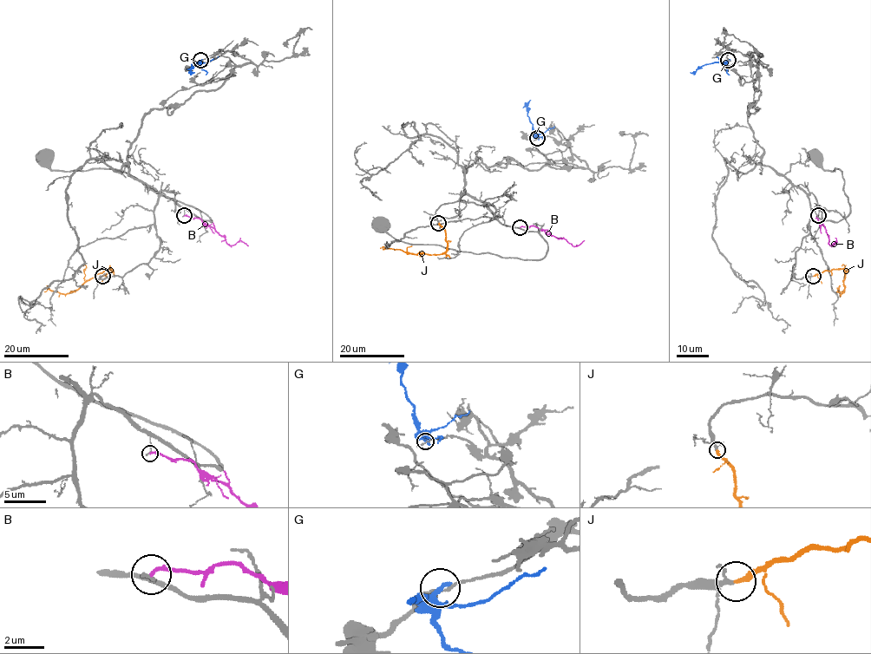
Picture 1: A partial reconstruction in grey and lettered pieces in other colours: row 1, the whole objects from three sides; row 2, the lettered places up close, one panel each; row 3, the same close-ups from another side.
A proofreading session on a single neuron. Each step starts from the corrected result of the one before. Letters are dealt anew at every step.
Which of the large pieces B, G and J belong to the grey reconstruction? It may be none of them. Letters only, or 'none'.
J

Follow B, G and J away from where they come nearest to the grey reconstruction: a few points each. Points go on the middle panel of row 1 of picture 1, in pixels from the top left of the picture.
B: (520, 227), (534, 225), (548, 234), (565, 238), (573, 245), (579, 245), (584, 240)
G: (537, 138), (527, 115), (527, 106), (531, 100)
J: (439, 222), (446, 235), (447, 249), (442, 253), (407, 254), (383, 246), (380, 248)

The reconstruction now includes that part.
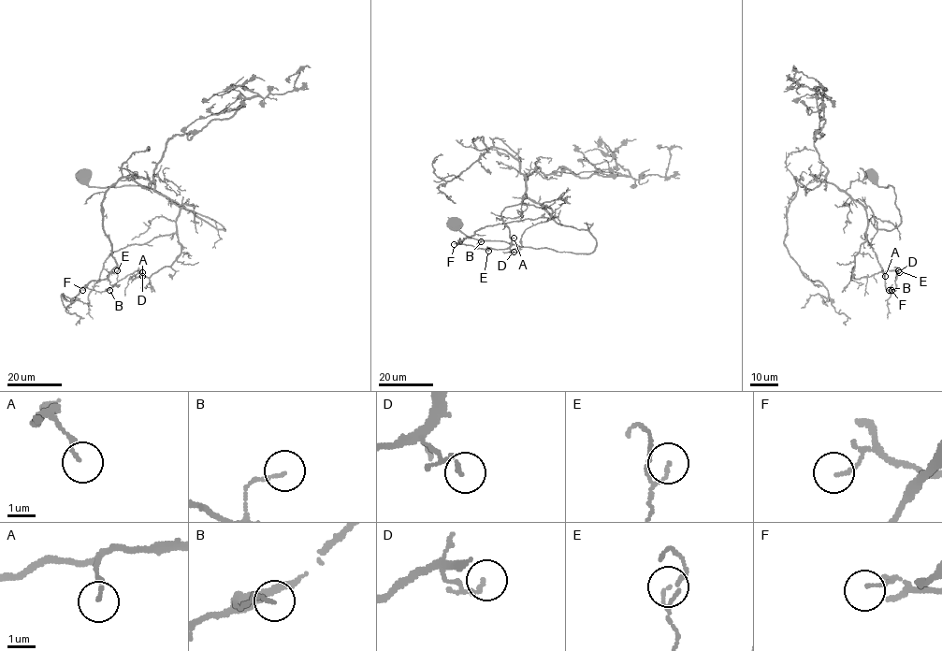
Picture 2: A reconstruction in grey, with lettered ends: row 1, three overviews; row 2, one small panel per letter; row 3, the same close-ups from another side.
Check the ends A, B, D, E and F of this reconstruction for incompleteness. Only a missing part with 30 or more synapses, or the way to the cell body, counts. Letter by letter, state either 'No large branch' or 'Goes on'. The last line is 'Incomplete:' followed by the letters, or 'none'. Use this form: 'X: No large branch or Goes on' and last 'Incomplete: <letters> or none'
A: No large branch
B: No large branch
D: No large branch
E: No large branch
F: No large branch
Incomplete: none

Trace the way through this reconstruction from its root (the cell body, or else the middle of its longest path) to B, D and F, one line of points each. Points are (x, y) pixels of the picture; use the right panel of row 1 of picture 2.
B: (871, 178), (894, 188), (901, 223), (878, 229), (865, 209), (866, 238), (850, 277), (894, 270), (889, 290)
D: (871, 178), (894, 188), (901, 223), (878, 229), (865, 209), (866, 238), (850, 277), (899, 272)
F: (871, 178), (894, 188), (901, 223), (878, 229), (865, 209), (866, 238), (850, 277), (894, 270), (891, 290)

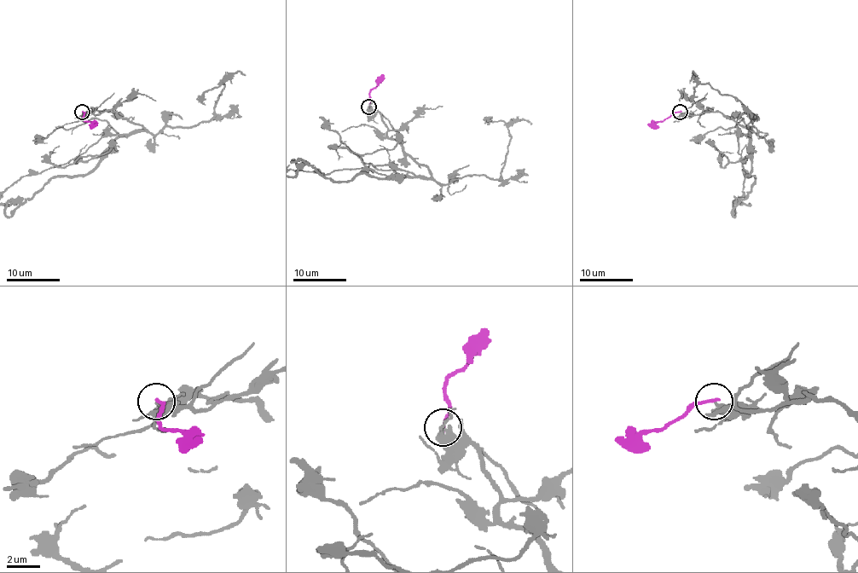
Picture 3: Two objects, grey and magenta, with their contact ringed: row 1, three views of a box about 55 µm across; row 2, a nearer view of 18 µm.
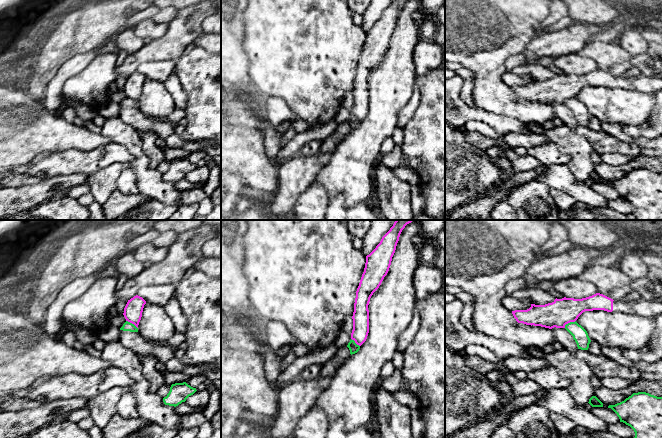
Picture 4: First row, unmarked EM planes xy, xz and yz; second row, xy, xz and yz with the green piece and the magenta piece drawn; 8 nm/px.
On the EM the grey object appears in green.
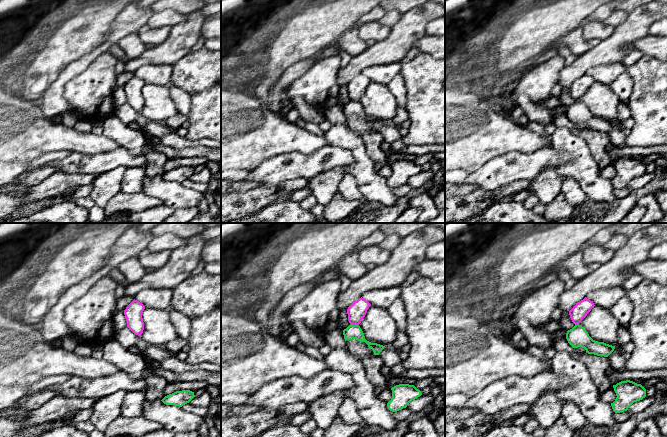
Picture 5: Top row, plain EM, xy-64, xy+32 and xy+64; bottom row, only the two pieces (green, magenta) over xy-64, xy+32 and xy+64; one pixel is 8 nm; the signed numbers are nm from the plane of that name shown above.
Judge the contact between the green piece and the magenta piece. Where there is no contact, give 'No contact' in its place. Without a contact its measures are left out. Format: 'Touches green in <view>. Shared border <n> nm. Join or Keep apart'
Touches green in yz. Shared border 110 nm. Keep apart

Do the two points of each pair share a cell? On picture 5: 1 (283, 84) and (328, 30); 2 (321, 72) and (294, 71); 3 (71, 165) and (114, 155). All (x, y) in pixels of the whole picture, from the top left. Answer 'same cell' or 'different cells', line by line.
1: different cells
2: different cells
3: same cell

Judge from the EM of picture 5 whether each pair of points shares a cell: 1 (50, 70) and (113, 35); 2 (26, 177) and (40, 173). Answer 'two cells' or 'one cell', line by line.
1: two cells
2: one cell

